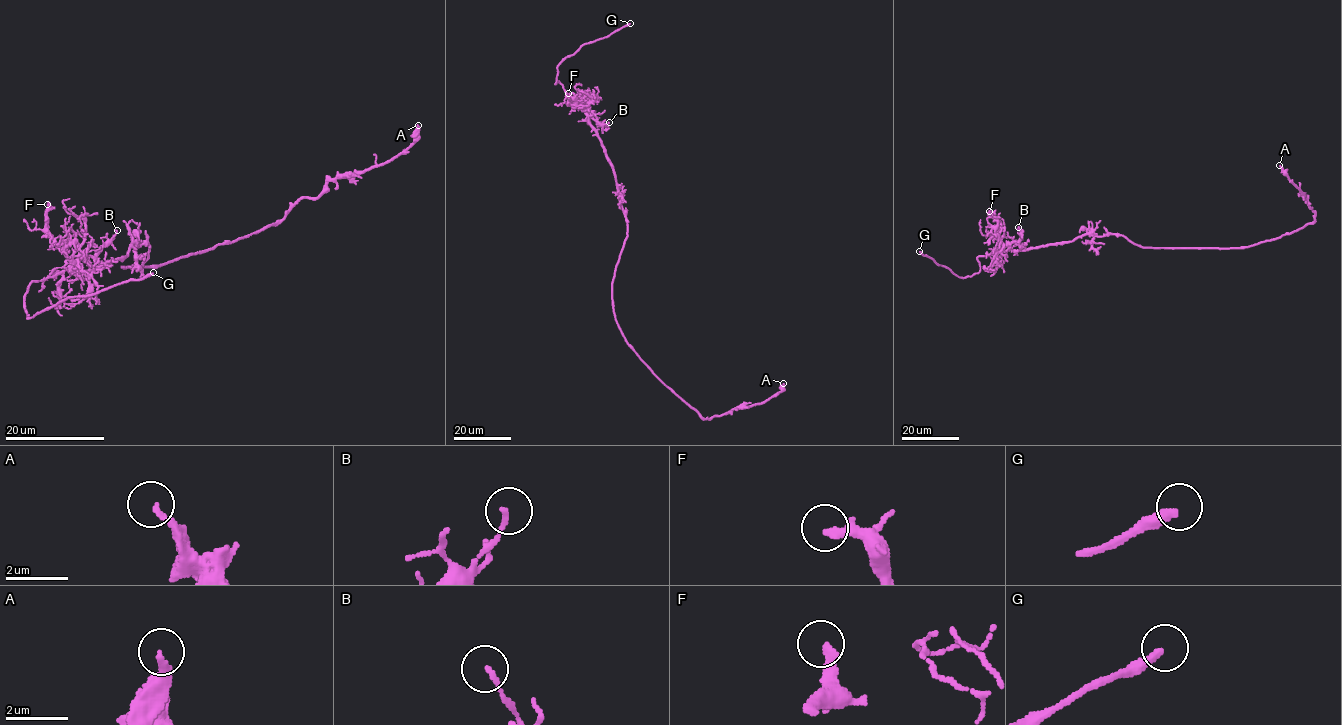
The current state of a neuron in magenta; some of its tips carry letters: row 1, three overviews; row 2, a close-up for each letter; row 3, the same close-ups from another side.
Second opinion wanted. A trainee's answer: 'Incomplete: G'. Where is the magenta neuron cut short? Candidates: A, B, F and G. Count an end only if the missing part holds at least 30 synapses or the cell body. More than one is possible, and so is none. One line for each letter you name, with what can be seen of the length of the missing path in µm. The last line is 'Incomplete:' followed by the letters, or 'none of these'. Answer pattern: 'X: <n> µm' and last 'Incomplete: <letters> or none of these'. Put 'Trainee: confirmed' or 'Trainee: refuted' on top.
Trainee: confirmed
G: 20 µm
Incomplete: G

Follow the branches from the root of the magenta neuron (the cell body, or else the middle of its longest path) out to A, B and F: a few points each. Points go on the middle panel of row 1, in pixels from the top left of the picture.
A: (623, 246), (612, 284), (617, 326), (648, 367), (703, 418), (762, 403), (780, 392), (783, 383)
B: (623, 246), (627, 236), (627, 220), (613, 167), (585, 111), (599, 124), (609, 122)
F: (623, 246), (627, 220), (612, 165), (588, 115), (578, 102), (568, 102), (568, 93)

